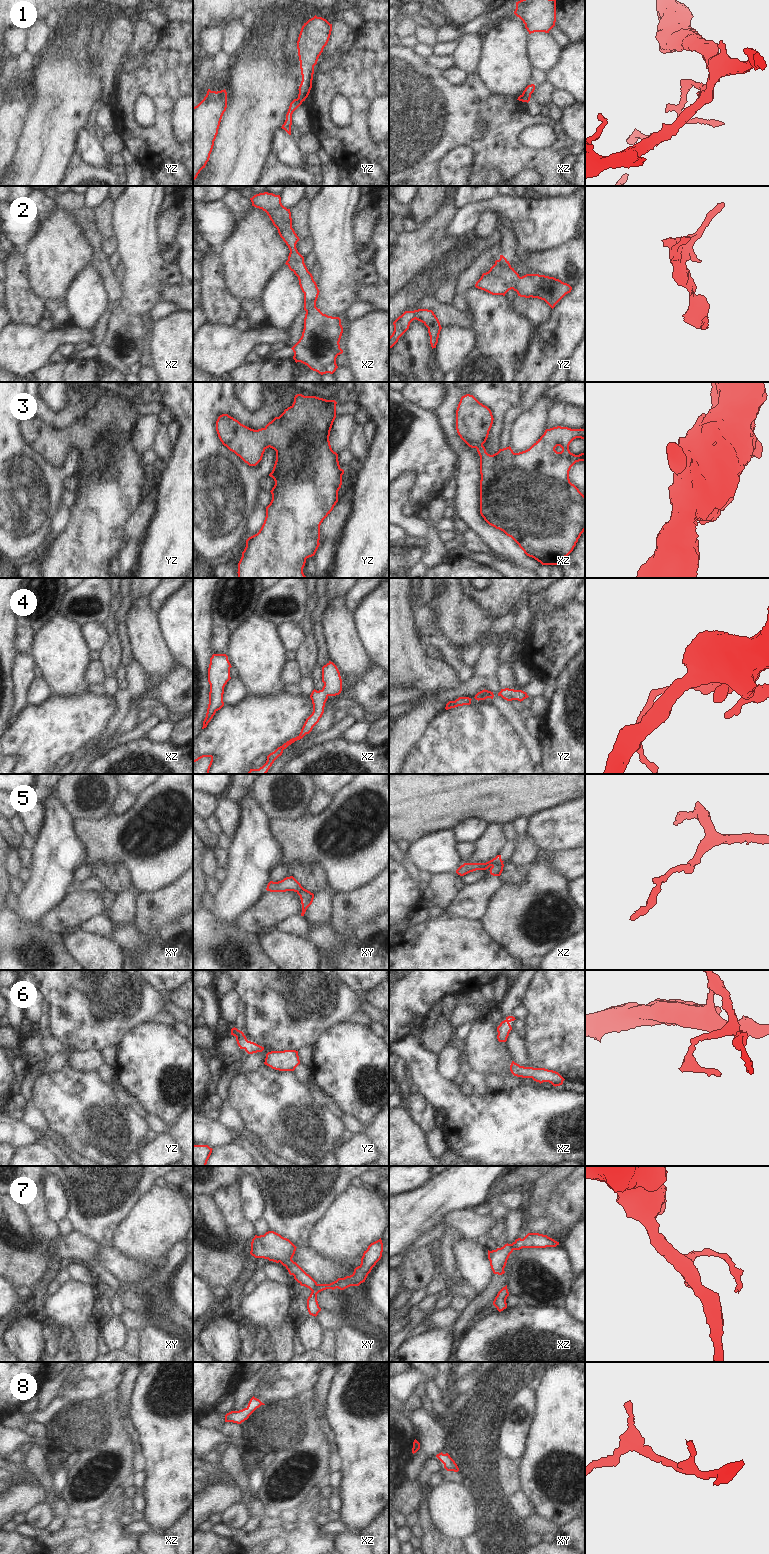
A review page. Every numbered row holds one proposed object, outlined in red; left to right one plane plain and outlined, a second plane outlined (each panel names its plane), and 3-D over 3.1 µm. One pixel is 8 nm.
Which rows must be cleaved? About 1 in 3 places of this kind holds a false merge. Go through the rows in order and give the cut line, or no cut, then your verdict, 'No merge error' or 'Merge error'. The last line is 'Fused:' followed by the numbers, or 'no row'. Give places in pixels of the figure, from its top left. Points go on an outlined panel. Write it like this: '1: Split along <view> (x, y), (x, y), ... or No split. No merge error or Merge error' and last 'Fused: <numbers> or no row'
1: Split along yz (297, 98), (302, 101). Merge error
2: No split. No merge error
3: No split. No merge error
4: No split. No merge error
5: Split along xz (503, 861), (492, 866). Merge error
6: No split. No merge error
7: Split along xy (318, 1284), (312, 1291). Merge error
8: No split. No merge error
Fused: 1, 5, 7

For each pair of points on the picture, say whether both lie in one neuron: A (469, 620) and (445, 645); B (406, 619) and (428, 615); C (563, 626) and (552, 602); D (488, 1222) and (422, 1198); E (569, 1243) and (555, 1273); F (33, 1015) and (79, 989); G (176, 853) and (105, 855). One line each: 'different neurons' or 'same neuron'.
A: different neurons
B: different neurons
C: different neurons
D: different neurons
E: different neurons
F: different neurons
G: same neuron

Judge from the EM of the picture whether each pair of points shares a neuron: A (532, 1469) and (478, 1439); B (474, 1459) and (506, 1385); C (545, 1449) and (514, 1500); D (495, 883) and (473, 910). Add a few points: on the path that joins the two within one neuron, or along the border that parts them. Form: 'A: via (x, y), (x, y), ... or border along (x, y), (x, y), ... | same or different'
A: border along (517, 1462), (520, 1485) | different
B: via (479, 1441), (482, 1414), (488, 1403) | same
C: border along (520, 1490), (527, 1498), (533, 1510) | different
D: via (488, 890), (475, 903) | same

